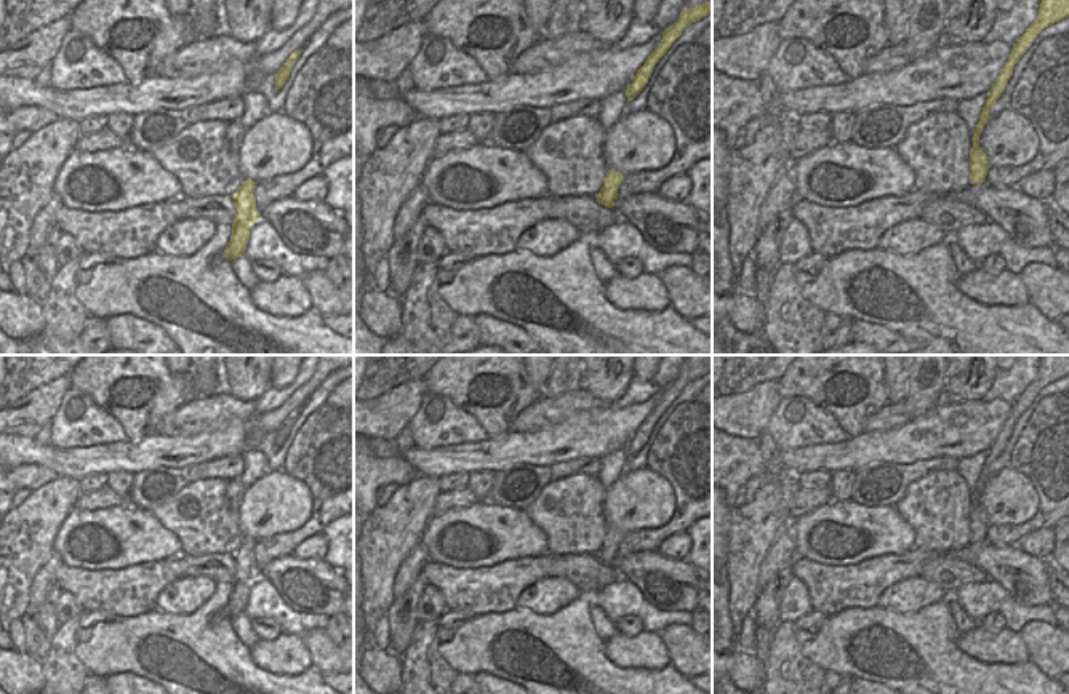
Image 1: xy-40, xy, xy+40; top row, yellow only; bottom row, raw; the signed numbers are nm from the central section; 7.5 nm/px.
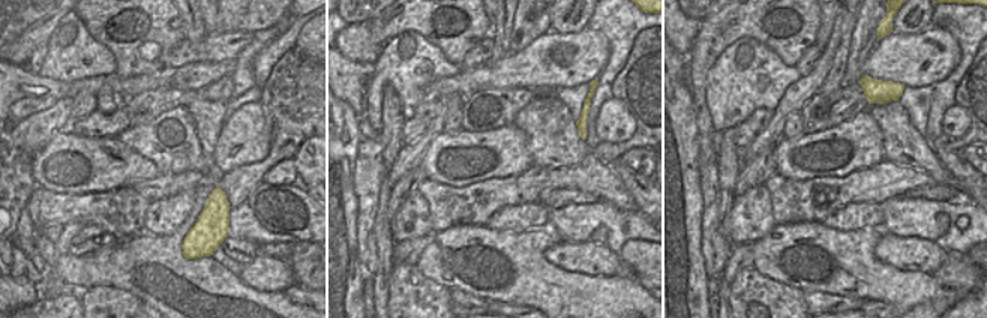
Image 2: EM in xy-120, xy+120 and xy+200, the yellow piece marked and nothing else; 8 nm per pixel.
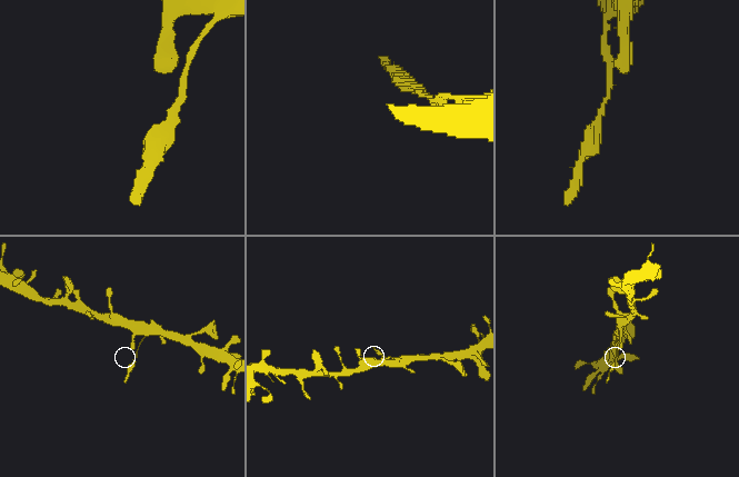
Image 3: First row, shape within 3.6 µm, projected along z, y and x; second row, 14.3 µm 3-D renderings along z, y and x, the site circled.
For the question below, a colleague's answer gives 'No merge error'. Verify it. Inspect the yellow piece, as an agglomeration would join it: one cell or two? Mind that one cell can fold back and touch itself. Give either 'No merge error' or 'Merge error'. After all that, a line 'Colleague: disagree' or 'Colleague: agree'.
Merge error
Colleague: disagree

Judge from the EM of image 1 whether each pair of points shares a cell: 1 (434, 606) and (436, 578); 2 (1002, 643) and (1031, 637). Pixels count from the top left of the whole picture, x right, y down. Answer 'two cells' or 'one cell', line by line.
1: two cells
2: two cells

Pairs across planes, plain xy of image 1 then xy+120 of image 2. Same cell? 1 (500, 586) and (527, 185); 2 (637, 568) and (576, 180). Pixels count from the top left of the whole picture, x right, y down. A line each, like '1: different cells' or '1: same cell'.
1: same cell
2: same cell

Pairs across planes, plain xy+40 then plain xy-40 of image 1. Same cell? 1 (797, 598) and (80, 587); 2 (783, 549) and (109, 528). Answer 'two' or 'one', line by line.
1: two
2: two

